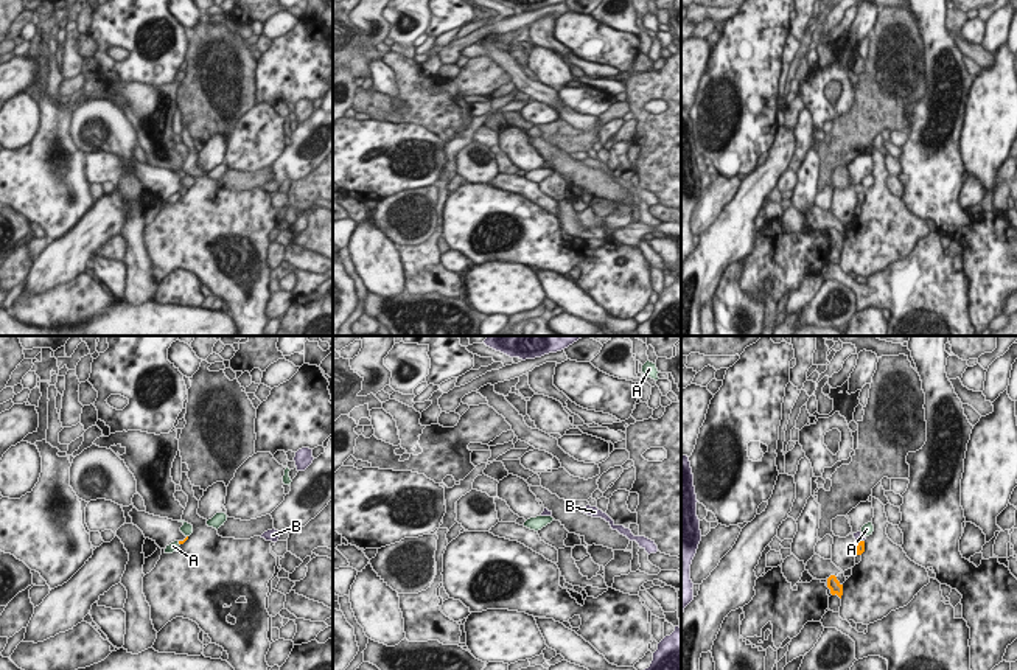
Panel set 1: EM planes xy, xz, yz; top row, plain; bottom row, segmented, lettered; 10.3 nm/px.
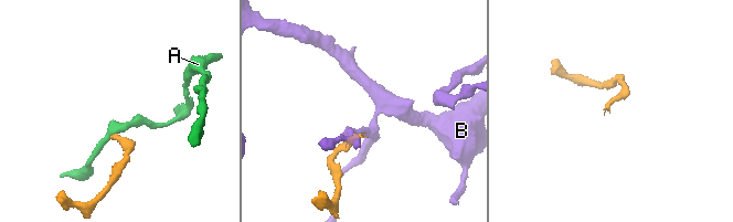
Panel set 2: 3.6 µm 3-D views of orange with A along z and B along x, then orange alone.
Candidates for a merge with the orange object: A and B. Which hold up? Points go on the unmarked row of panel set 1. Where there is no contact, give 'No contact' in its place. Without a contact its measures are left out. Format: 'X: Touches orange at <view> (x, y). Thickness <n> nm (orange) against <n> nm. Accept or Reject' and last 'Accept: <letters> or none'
A: No contact. Reject
B: Touches orange at yz (860, 193). Thickness 100 nm (orange) against 100 nm. Reject
Accept: none

